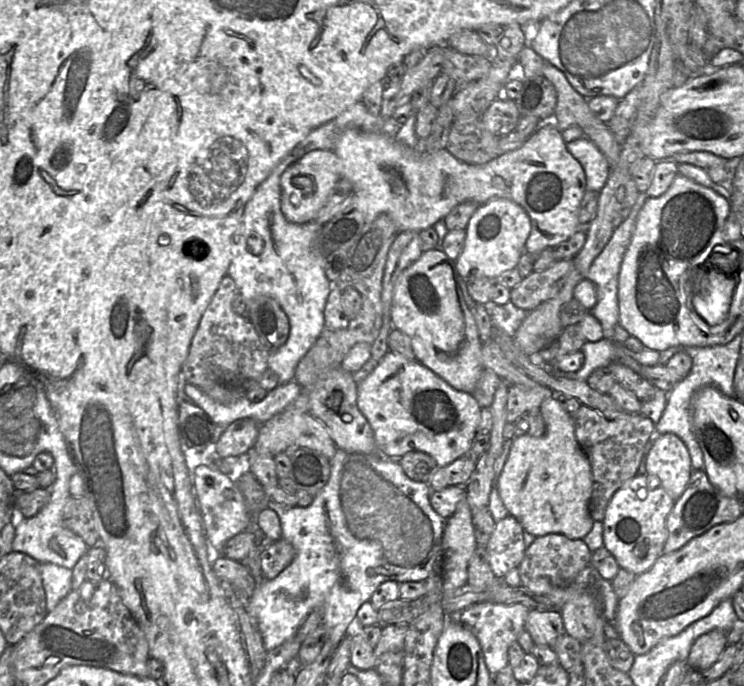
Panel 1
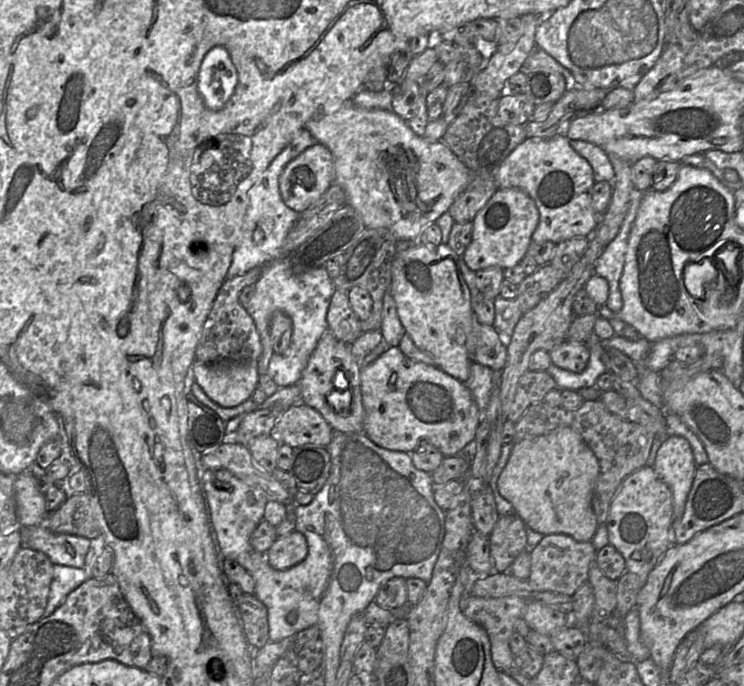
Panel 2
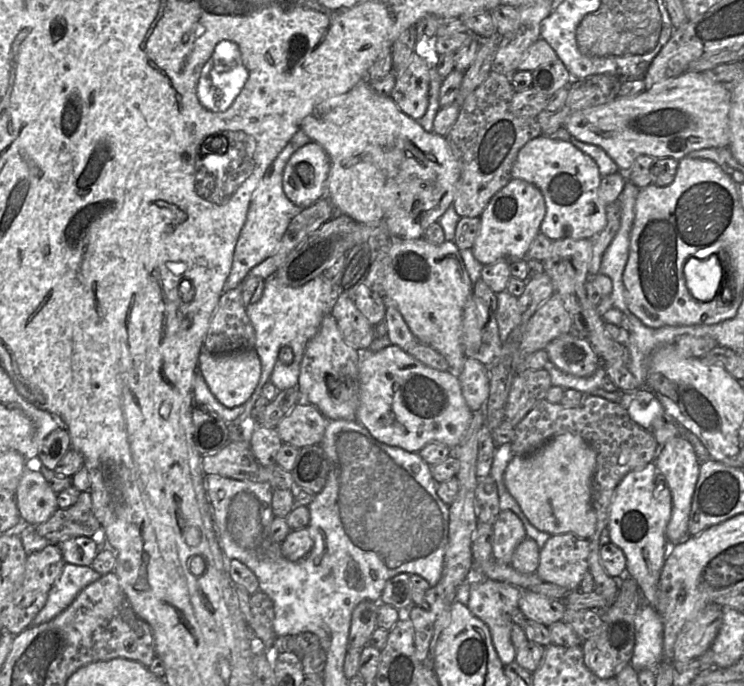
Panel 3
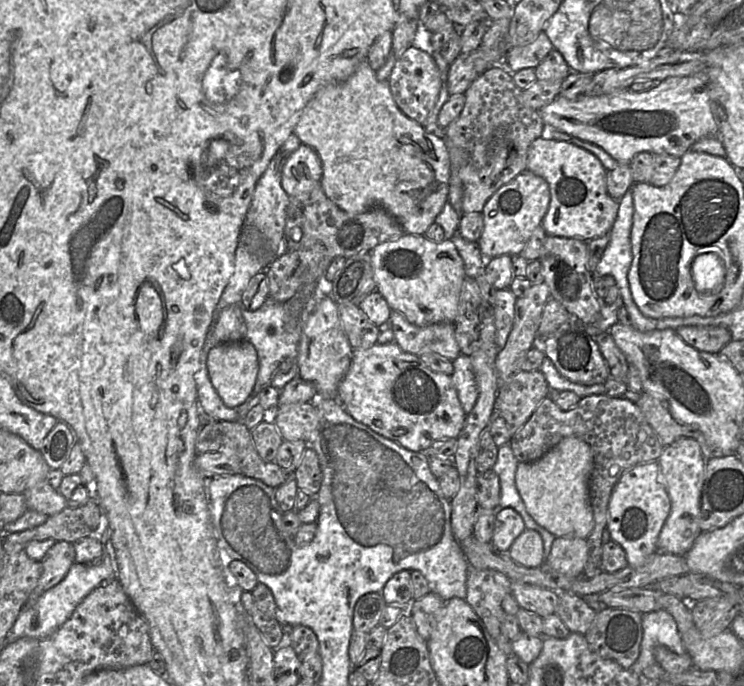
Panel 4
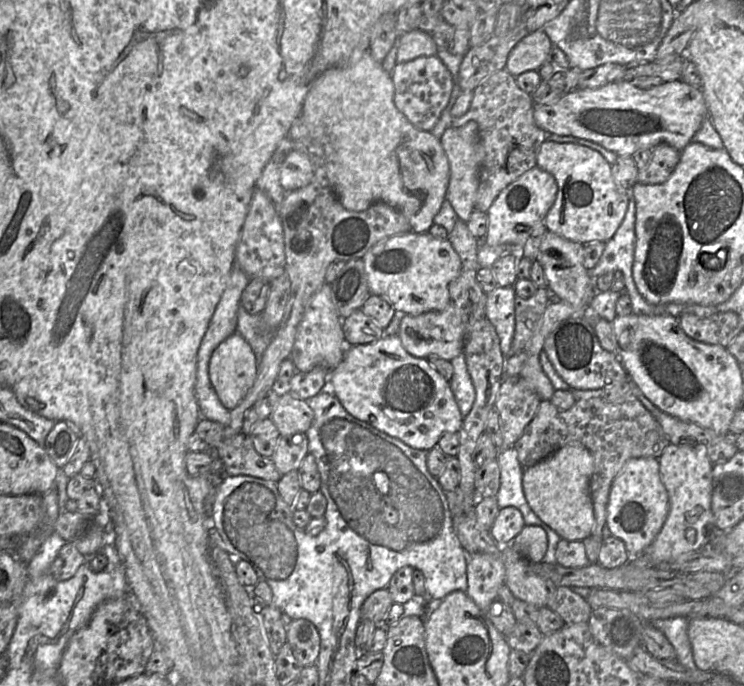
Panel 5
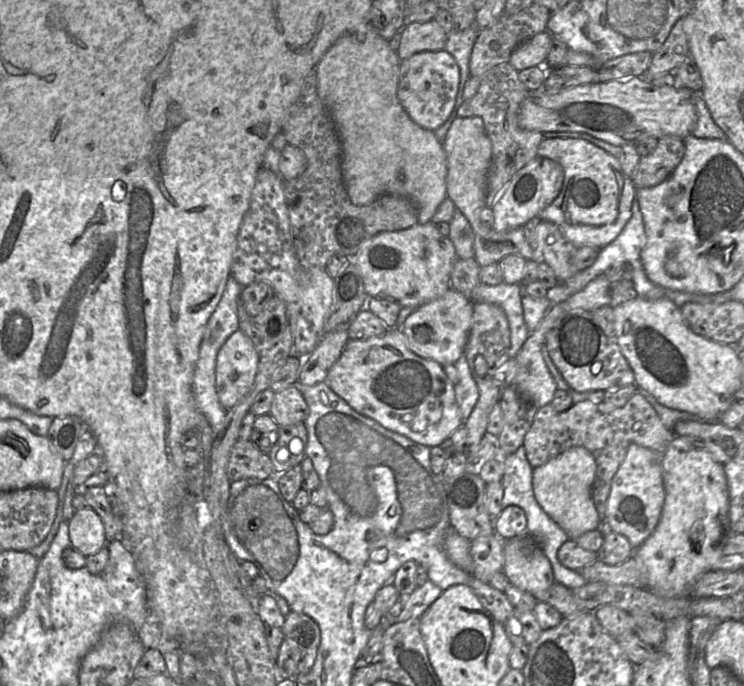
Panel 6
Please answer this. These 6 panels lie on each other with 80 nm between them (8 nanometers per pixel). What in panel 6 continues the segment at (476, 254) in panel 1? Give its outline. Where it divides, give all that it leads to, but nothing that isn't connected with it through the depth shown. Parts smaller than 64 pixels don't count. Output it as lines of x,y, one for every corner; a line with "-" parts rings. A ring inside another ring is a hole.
537,156
512,177
491,206
494,215
492,228
497,232
505,232
523,227
557,198
563,181
564,171
559,163

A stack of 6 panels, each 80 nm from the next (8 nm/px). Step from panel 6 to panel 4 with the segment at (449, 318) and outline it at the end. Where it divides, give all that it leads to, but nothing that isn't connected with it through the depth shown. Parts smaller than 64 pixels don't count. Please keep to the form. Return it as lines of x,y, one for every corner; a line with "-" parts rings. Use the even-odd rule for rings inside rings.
392,310
389,325
394,332
394,342
404,352
416,356
437,353
451,361
461,353
454,323
440,322
420,327
411,324
400,312

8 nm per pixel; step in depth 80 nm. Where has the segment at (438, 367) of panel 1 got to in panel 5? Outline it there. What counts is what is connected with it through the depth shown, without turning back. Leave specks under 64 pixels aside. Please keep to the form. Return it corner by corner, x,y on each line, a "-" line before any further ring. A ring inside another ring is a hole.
408,231
374,245
364,256
371,295
385,298
396,311
417,316
442,311
451,302
449,285
462,271
459,255
448,239
437,239
428,232

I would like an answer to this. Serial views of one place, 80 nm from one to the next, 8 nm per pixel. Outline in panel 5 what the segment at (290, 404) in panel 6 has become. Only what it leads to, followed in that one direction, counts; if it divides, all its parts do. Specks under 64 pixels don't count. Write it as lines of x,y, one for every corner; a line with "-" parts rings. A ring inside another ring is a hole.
280,390
278,402
270,419
280,435
288,436
307,432
313,423
314,412
306,400
293,395
288,390

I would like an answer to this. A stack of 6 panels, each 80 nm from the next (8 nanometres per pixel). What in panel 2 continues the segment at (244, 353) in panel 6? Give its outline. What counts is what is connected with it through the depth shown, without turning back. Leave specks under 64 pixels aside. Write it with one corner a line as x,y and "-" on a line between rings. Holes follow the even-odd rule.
195,361
193,366
194,381
207,396
218,405
232,408
250,399
259,382
258,361
223,361
211,364

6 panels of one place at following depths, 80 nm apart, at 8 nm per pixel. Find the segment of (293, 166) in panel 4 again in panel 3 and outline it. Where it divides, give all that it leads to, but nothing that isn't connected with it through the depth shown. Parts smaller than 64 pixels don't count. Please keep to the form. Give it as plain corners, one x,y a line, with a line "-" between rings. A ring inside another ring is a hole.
311,141
297,150
283,172
283,190
300,208
307,208
326,194
330,158
324,148

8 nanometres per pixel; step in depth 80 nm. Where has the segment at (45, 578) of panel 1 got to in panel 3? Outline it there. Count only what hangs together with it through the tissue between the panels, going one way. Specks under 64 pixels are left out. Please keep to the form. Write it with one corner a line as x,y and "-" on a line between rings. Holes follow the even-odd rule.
65,564
60,576
51,587
46,603
30,626
49,622
63,612
89,584
102,575
91,566

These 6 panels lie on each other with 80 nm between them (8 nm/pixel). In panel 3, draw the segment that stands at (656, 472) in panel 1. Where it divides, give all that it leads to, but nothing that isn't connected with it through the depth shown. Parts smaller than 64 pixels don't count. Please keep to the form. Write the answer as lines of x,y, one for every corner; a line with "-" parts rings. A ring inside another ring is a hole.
677,436
669,439
660,448
654,463
665,477
672,495
672,515
666,527
666,538
673,547
691,537
688,536
688,523
692,497
699,477
700,462
692,444
685,437

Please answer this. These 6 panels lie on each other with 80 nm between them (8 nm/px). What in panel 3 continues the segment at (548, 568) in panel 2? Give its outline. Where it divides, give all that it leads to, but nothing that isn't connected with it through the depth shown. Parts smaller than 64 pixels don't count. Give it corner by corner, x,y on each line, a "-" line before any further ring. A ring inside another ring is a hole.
569,533
551,535
540,549
535,574
543,582
576,590
589,569
589,555
587,539

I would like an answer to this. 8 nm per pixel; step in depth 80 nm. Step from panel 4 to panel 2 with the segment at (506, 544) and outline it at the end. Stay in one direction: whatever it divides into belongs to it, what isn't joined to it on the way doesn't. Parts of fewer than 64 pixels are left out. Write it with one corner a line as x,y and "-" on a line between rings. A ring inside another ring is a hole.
515,513
499,517
489,535
492,569
508,572
512,563
527,548
526,524

